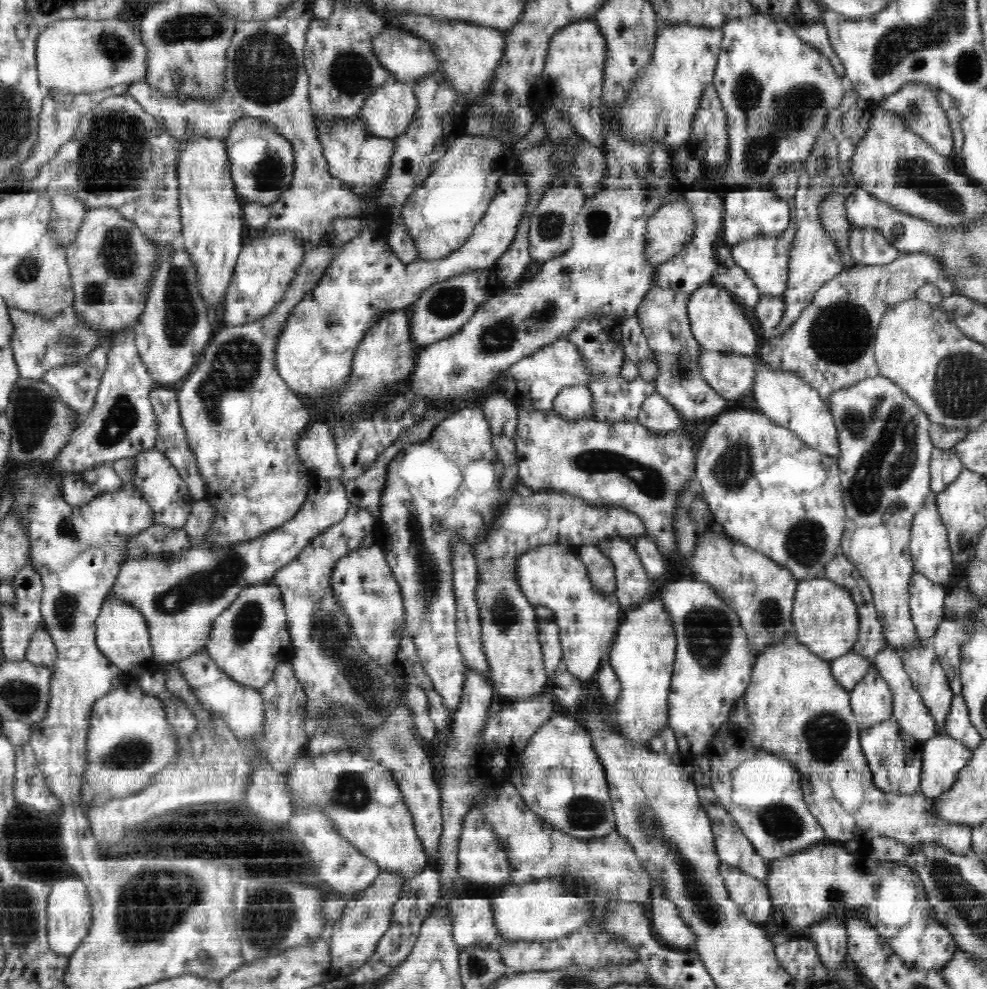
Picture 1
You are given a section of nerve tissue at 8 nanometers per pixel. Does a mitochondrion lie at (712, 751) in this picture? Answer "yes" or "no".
no

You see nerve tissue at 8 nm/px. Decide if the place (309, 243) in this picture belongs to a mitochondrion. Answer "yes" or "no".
no

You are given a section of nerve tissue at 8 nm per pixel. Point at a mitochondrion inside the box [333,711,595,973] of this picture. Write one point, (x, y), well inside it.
(395, 744)

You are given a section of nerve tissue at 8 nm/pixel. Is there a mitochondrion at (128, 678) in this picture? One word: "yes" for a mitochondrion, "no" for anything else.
no

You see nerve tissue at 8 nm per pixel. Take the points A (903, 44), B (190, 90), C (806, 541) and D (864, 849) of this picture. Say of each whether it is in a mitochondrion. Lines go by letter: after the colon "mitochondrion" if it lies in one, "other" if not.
A: mitochondrion
B: other
C: mitochondrion
D: other

